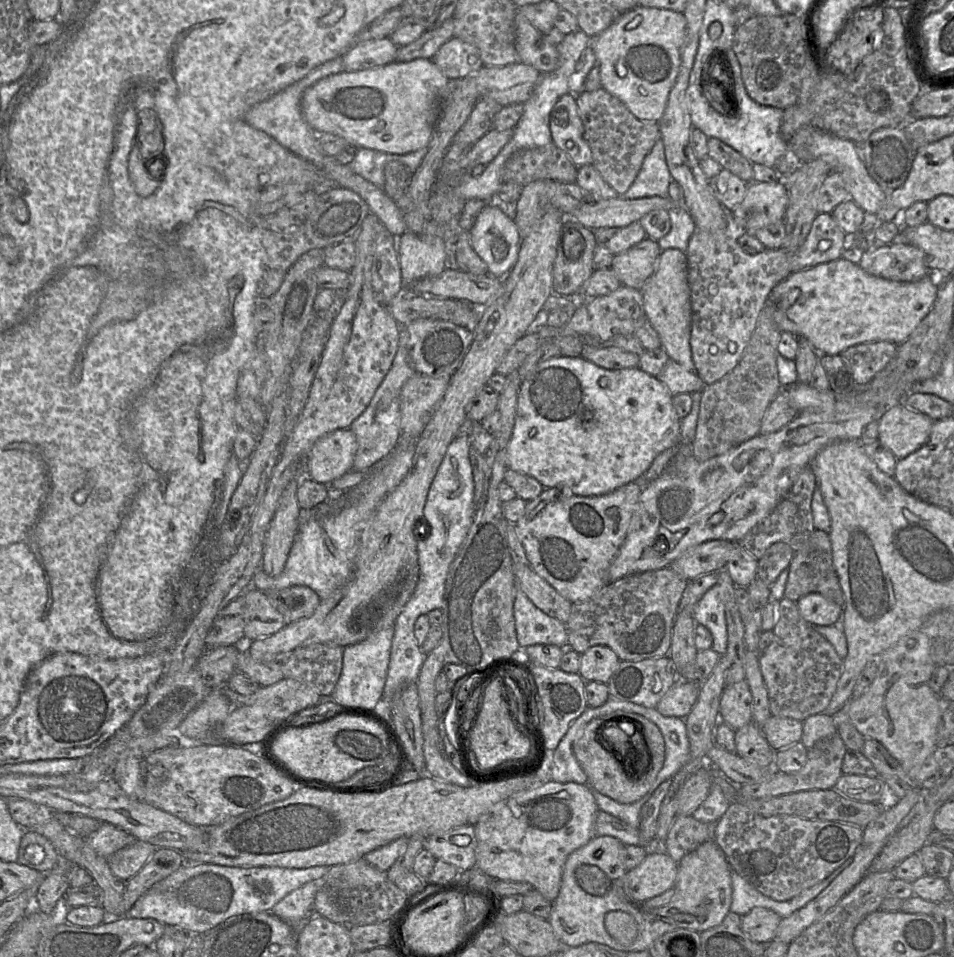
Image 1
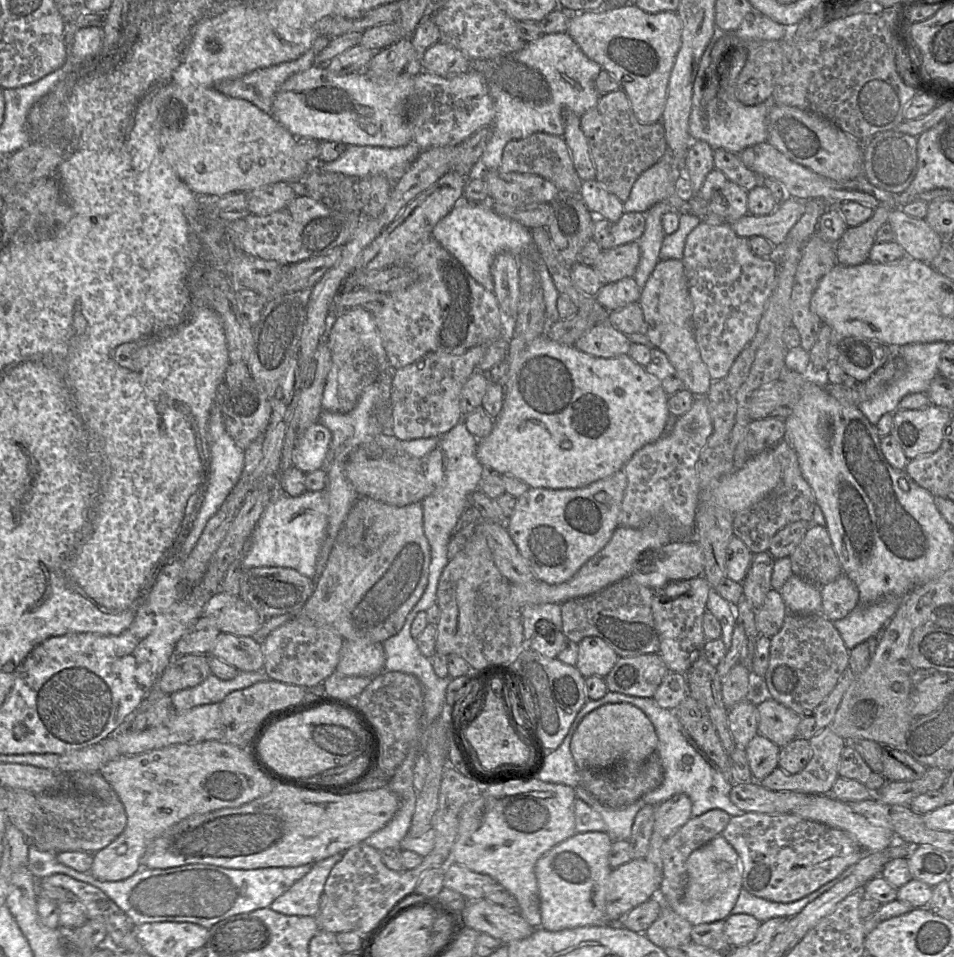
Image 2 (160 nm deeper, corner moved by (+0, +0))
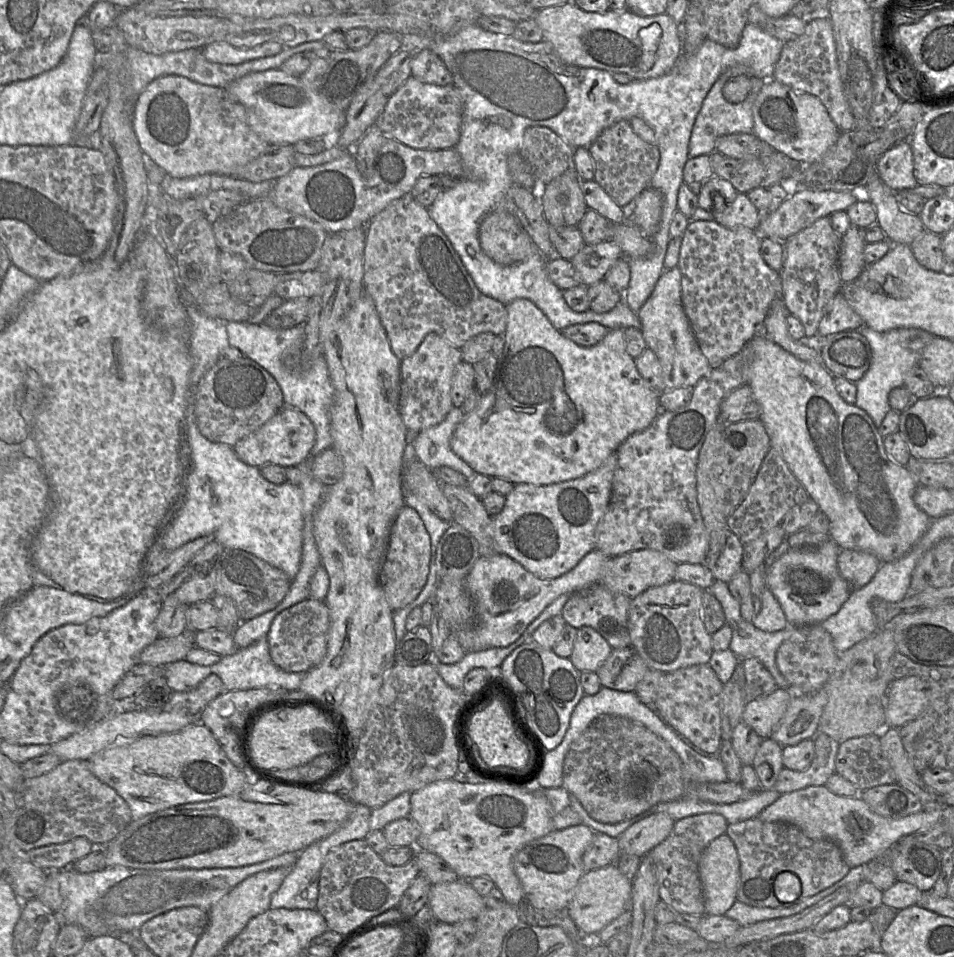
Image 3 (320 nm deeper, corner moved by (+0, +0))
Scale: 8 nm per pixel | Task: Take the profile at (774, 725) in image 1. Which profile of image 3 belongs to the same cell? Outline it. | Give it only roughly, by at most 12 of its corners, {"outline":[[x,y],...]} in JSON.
{"outline":[[785,689],[747,700],[742,721],[770,738],[790,702]]}

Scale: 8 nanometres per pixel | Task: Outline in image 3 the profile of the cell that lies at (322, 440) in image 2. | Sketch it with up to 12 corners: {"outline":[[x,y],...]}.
{"outline":[[283,407],[233,450],[243,462],[295,467],[315,428]]}

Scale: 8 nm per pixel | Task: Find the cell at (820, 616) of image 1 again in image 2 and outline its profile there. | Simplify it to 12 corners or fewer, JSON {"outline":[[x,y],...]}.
{"outline":[[845,574],[818,587],[821,615],[846,617],[858,590]]}

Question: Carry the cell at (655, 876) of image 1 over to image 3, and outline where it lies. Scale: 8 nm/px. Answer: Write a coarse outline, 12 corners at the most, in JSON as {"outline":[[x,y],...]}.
{"outline":[[616,865],[582,875],[568,912],[584,936],[628,909],[632,880]]}

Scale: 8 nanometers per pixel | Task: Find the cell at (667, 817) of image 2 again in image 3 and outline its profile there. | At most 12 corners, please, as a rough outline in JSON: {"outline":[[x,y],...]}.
{"outline":[[658,812],[617,838],[620,856],[642,858],[667,838],[674,819]]}

